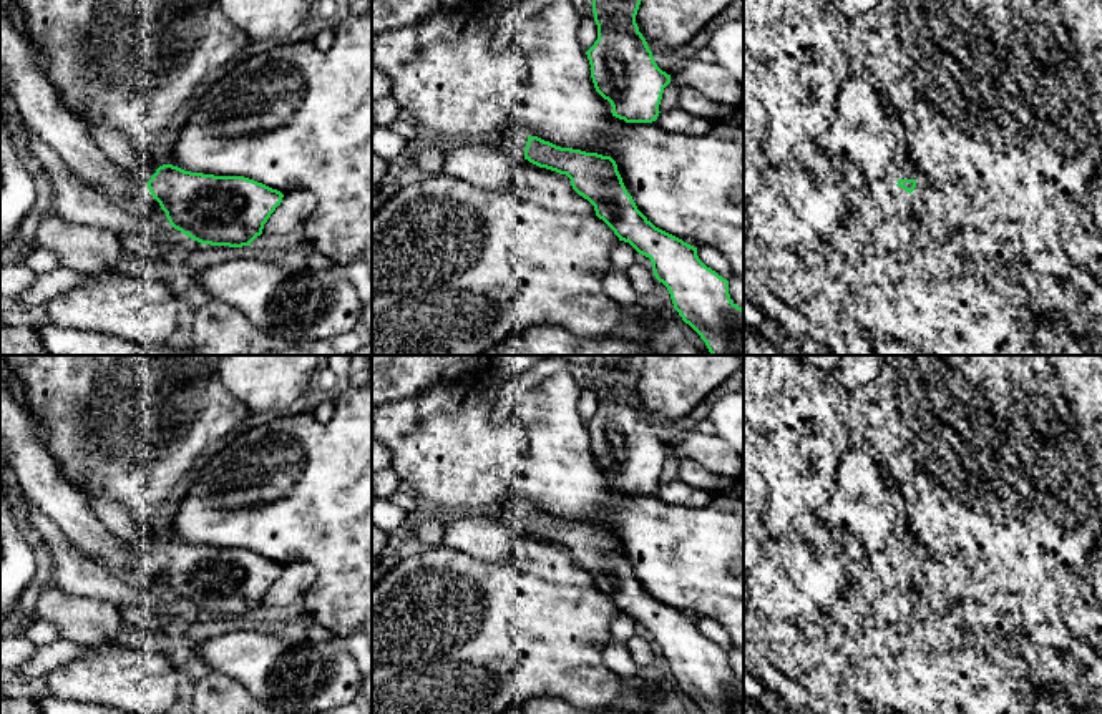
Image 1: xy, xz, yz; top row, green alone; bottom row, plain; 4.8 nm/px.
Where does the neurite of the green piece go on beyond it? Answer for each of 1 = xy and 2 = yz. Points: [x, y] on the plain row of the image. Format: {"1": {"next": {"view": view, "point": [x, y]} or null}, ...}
{"1": {"next": {"view": "xy", "point": [113, 515]}}, "2": {"next": {"view": "yz", "point": [902, 538]}}}

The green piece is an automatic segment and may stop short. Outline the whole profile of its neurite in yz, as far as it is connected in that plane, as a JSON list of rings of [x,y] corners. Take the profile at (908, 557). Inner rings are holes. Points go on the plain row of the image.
[[[901,513],[895,518],[891,528],[891,545],[898,551],[896,558],[903,560],[909,566],[914,563],[918,543],[908,530]]]

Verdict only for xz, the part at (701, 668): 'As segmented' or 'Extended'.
Extended

